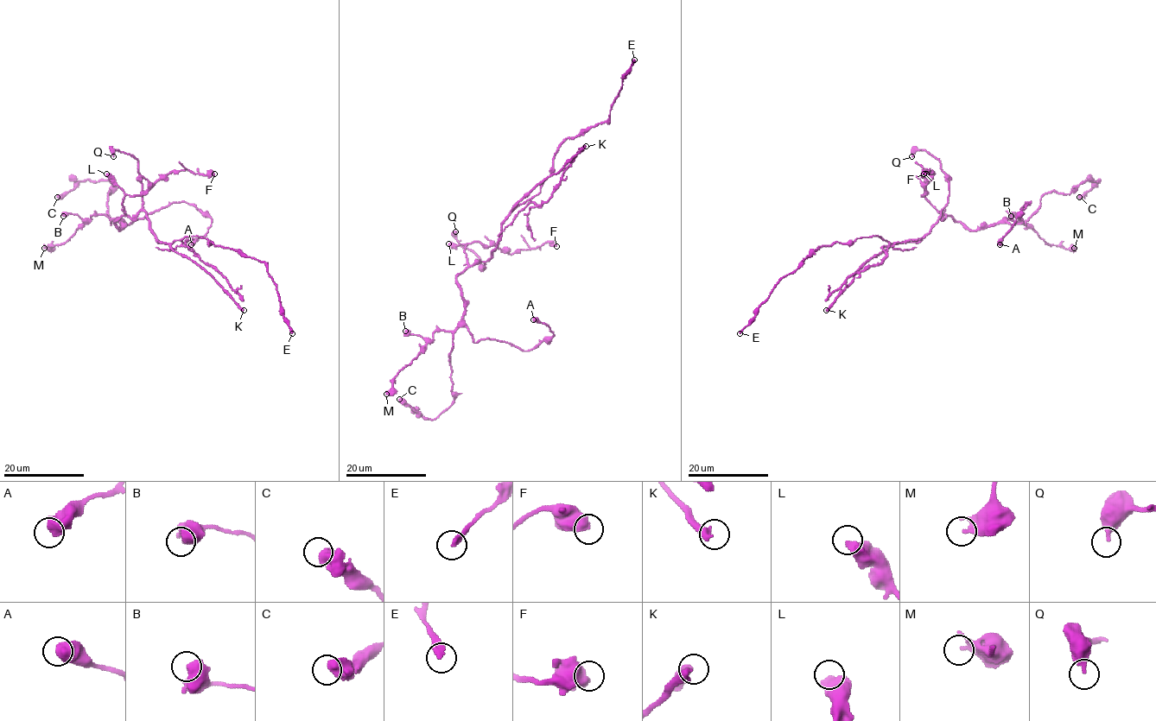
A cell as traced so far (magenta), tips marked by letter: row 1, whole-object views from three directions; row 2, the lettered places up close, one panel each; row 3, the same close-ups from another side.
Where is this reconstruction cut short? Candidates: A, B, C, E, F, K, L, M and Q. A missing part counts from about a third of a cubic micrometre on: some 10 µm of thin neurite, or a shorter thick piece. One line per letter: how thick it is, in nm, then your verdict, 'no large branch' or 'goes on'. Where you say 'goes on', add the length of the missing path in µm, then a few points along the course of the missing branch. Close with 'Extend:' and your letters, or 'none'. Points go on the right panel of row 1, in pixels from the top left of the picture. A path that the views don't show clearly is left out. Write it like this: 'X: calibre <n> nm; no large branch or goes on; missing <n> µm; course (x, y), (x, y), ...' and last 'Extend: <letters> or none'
A: calibre 750 nm; no large branch
B: calibre 700 nm; no large branch
C: calibre 650 nm; no large branch
E: calibre 320 nm; no large branch
F: calibre 700 nm; no large branch
K: calibre 360 nm; goes on; missing 190 µm
L: calibre 550 nm; no large branch
M: calibre 240 nm; no large branch
Q: calibre 360 nm; no large branch
Extend: K

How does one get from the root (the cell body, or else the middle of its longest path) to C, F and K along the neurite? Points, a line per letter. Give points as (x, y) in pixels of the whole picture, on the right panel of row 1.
C: (929, 232), (941, 211), (971, 230), (1025, 222), (1045, 193), (1100, 180), (1079, 197)
F: (929, 232), (941, 211), (945, 216), (922, 196), (934, 174), (929, 169), (922, 174), (926, 173)
K: (929, 232), (916, 241), (892, 243), (872, 257), (826, 310)

